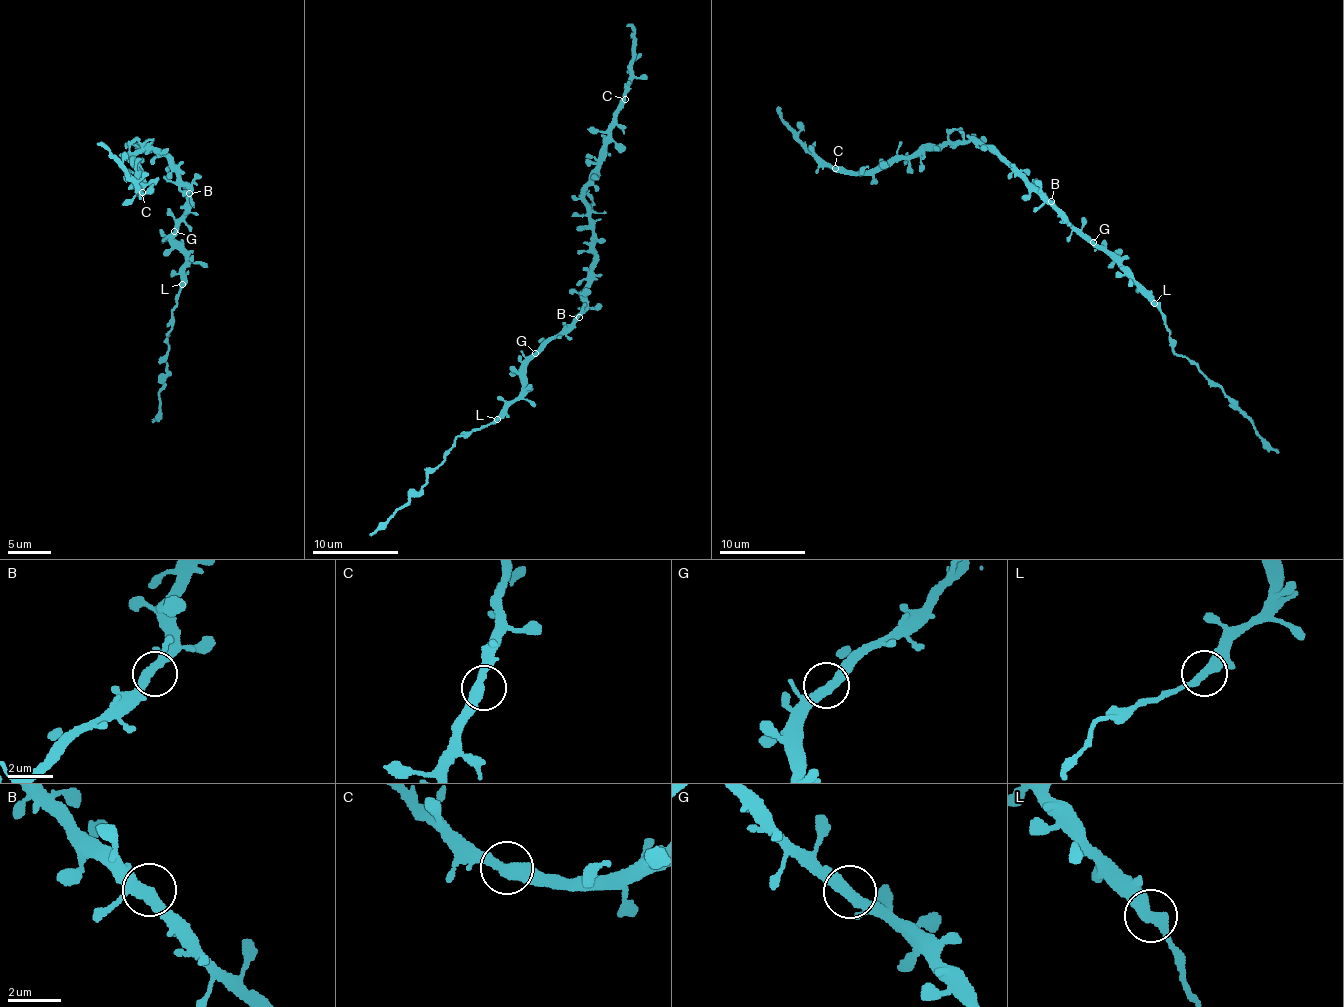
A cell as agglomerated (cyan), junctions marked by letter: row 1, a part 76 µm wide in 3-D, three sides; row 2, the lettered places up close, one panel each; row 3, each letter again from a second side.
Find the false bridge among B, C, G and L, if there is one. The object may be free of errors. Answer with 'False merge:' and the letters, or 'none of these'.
False merge: L

